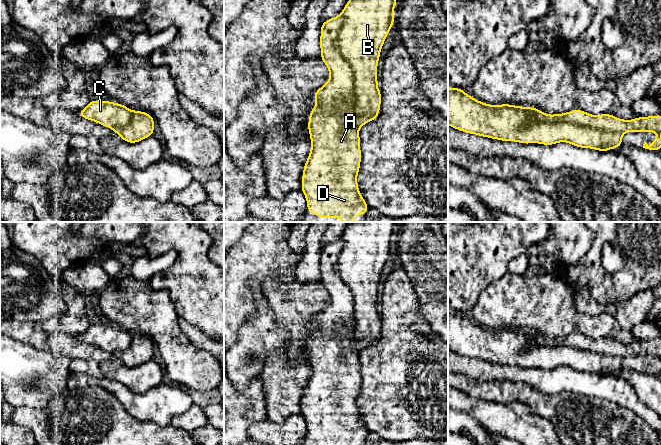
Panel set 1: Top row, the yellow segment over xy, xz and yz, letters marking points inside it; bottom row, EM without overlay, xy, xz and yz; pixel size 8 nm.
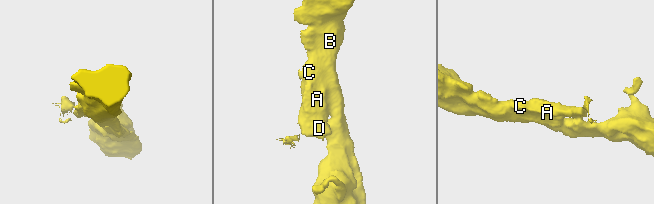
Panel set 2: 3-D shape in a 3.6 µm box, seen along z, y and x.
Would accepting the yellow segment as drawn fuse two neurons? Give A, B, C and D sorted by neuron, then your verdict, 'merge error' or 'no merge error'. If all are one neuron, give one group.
groups A C D / B; merge error

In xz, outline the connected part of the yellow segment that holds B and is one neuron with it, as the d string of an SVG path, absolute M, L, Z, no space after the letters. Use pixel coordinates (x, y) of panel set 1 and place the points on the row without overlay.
M351 222L345 229L341 239L344 242L339 254L338 268L342 280L353 294L354 332L352 341L360 353L379 339L381 317L377 311L377 290L380 274L394 249L395 222Z

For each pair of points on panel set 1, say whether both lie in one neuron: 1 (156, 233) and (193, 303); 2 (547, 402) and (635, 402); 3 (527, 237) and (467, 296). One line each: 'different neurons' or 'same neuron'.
1: same neuron
2: different neurons
3: same neuron

